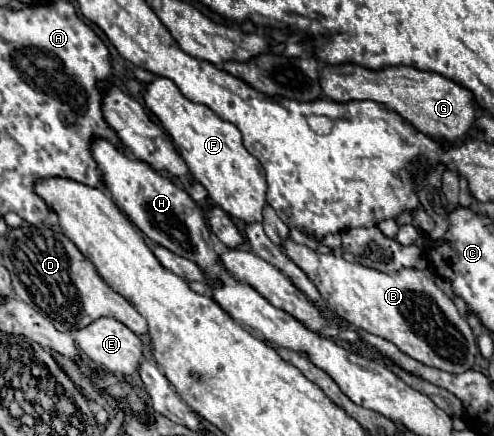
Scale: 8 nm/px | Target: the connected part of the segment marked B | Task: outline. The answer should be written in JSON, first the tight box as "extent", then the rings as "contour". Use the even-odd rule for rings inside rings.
{"extent":[282,237,476,373],"contour":[[[290,237],[282,241],[282,247],[338,317],[392,341],[400,351],[424,365],[450,373],[464,373],[474,367],[476,341],[472,329],[460,315],[456,303],[434,283],[432,273],[422,269],[404,269],[396,275],[380,273],[358,263],[348,263],[336,255],[320,255],[306,245],[294,243]]]}

